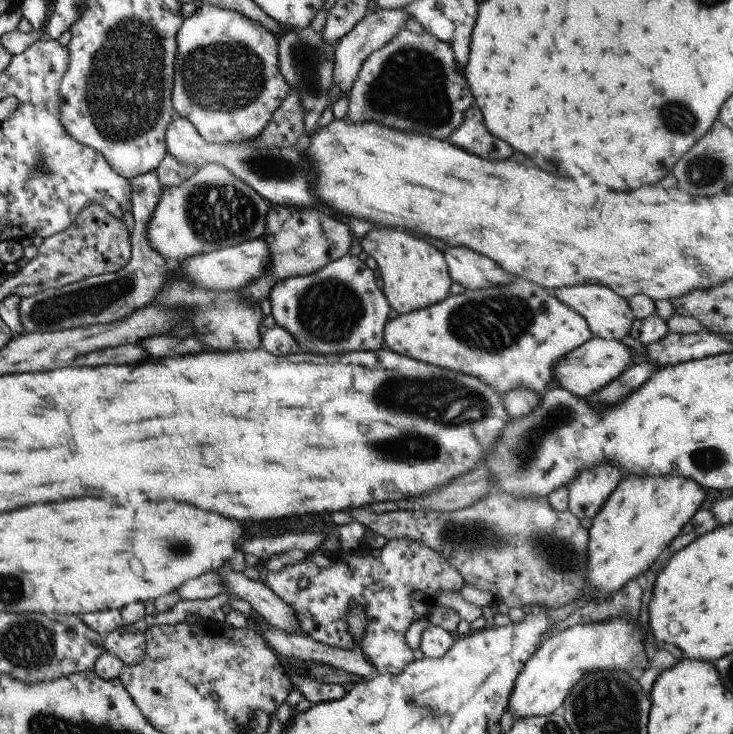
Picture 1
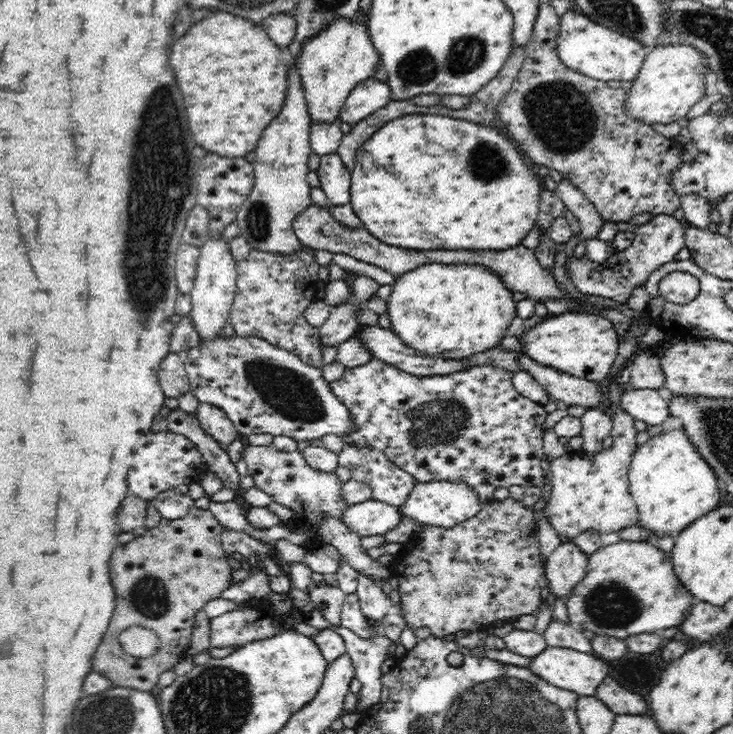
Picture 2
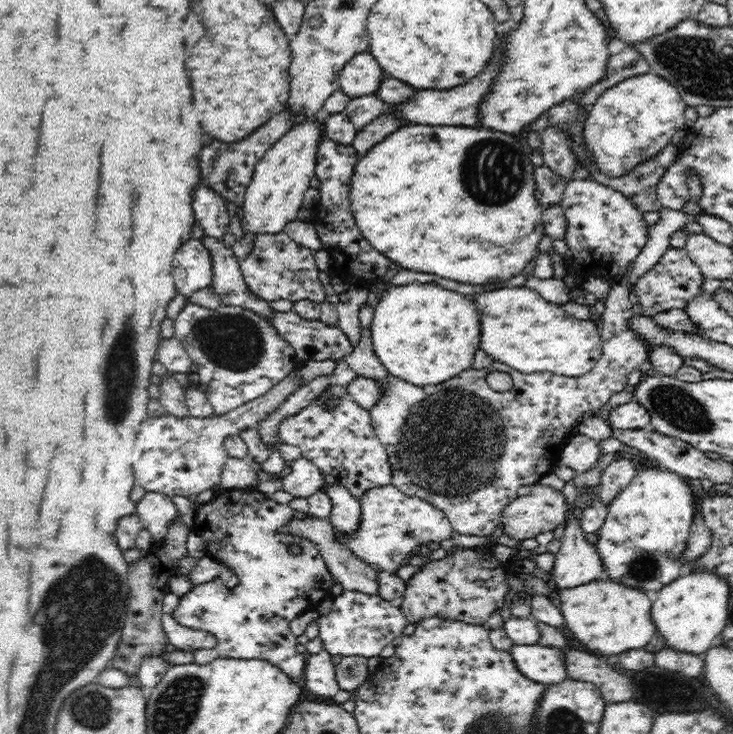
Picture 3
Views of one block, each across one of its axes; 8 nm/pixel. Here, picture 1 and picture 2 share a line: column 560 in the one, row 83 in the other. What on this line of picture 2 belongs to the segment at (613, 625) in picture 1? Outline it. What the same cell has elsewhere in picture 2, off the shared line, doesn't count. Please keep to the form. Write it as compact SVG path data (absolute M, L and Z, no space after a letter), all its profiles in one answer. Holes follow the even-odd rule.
M687 44L650 49L640 67L640 73L632 81L624 98L625 114L631 120L649 126L664 126L685 118L696 102L705 95L708 72L709 64L698 54L698 49Z

